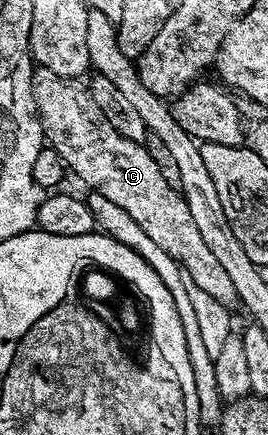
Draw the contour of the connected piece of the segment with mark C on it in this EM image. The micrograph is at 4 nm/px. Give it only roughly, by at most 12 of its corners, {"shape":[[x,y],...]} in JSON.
{"shape":[[67,74],[37,92],[46,143],[188,280],[233,282],[182,191]]}

